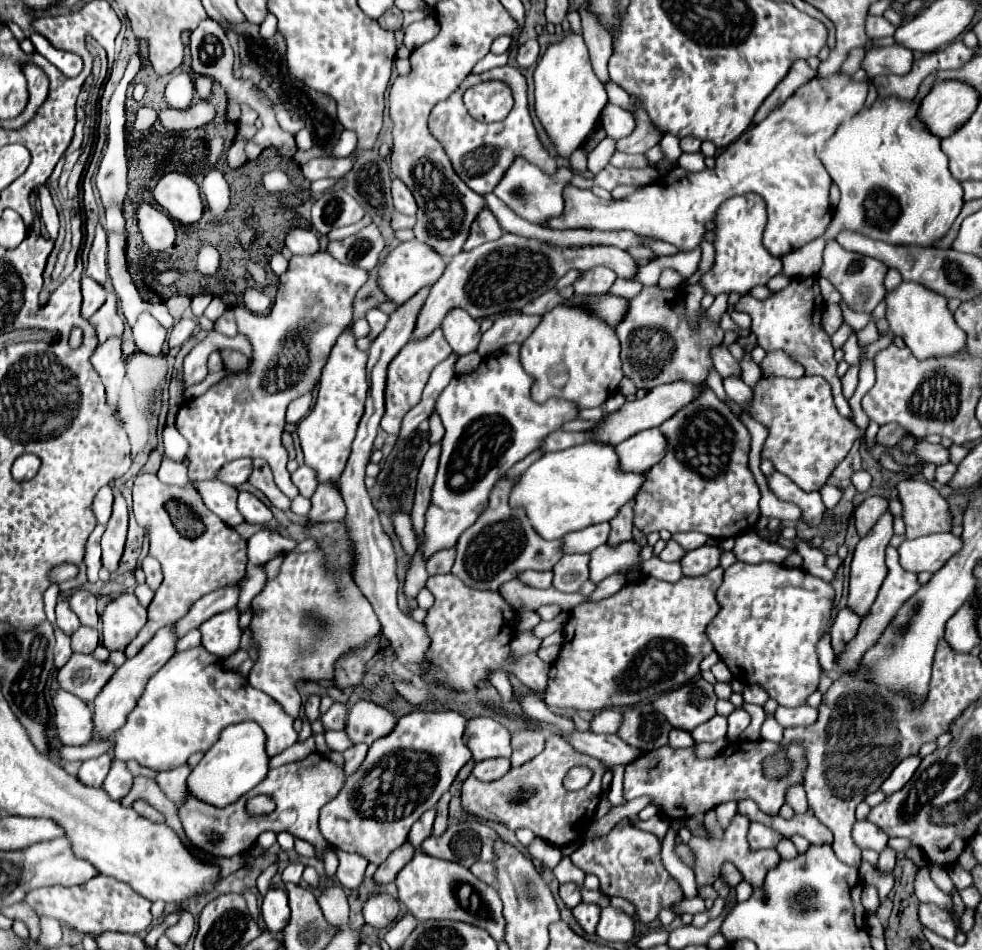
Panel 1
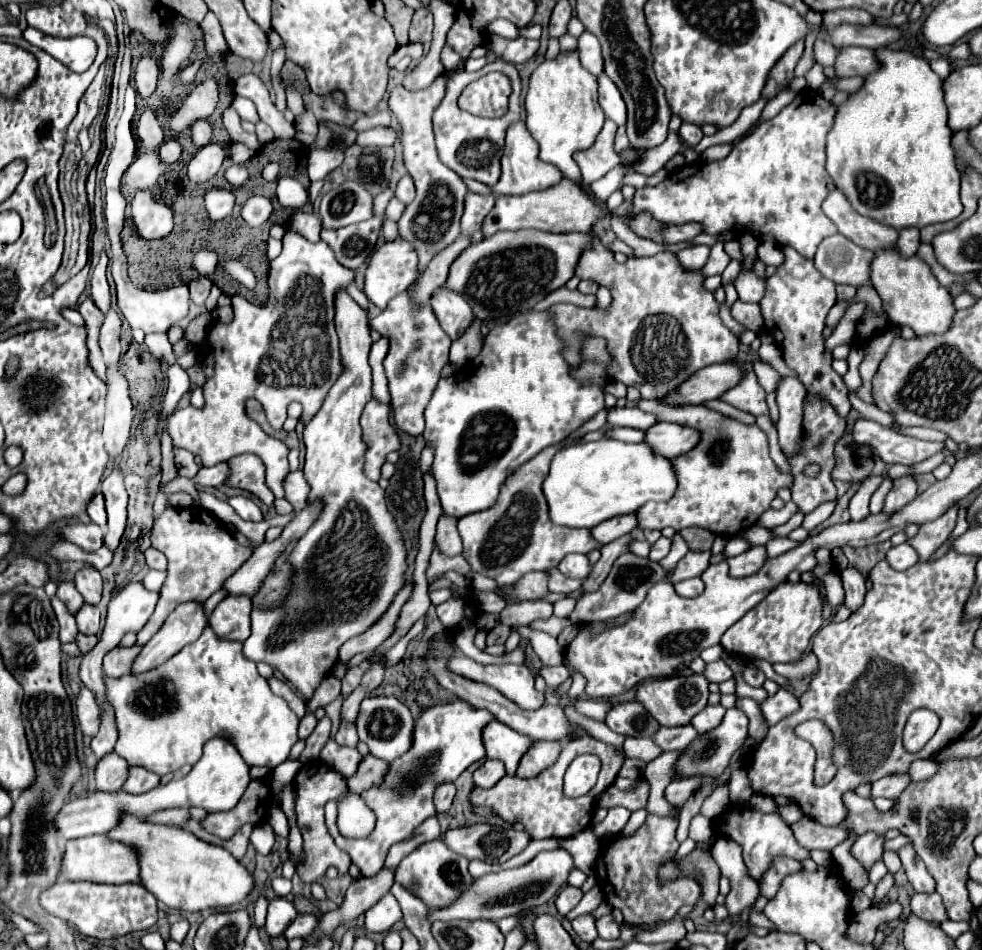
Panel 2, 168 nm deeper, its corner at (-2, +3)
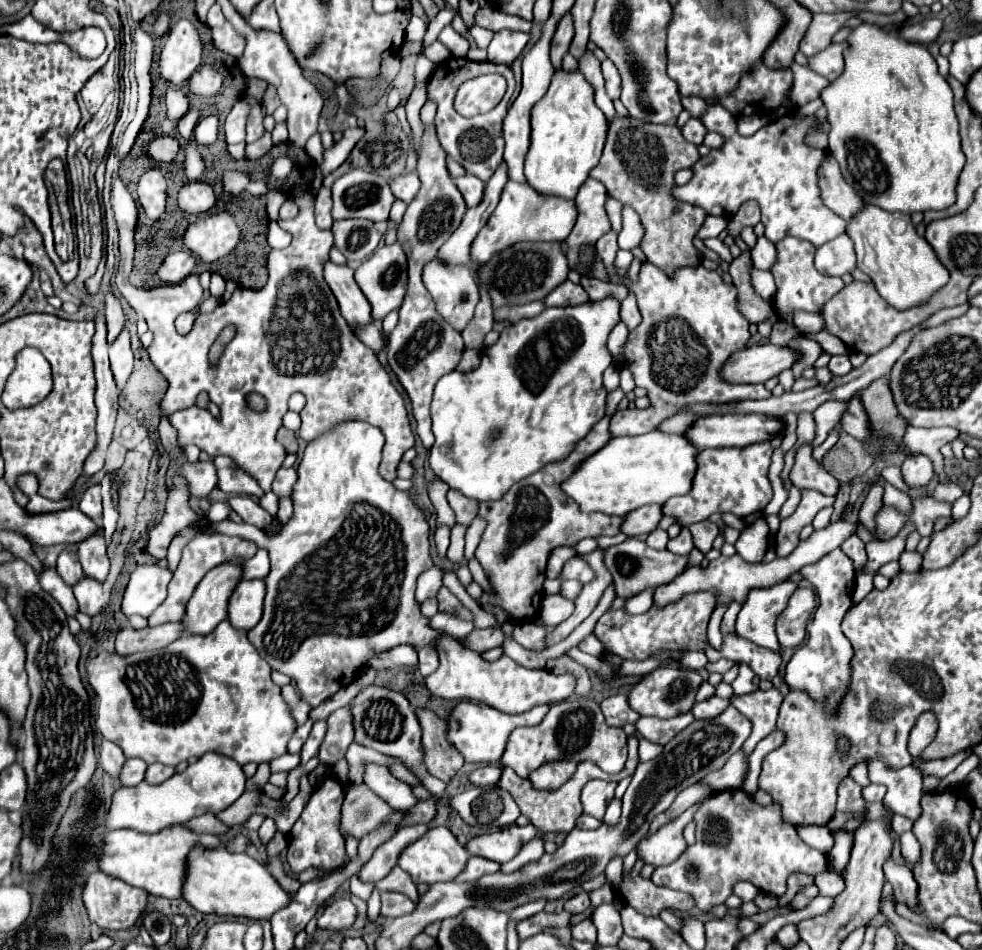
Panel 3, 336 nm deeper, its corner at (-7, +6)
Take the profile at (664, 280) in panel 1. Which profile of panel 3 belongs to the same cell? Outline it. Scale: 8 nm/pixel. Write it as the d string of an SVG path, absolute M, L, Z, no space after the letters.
M608 231L606 235L602 235L598 241L596 241L596 249L608 269L608 275L610 275L610 281L616 283L616 267L614 267L614 257L616 257L616 251L619 250L619 245L616 243L616 231Z

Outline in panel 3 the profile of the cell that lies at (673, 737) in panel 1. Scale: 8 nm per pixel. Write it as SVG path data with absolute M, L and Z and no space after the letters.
M680 713L680 717L658 719L658 717L640 717L636 721L636 731L652 743L668 743L678 731L688 727L694 721L692 713Z

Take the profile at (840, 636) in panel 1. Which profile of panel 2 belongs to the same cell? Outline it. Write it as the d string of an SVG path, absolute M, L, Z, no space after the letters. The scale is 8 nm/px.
M845 568L841 572L843 588L845 588L845 606L855 612L863 604L863 596L867 594L865 588L865 578L855 570L855 568Z

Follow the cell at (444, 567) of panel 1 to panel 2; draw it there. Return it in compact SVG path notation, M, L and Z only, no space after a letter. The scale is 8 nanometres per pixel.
M441 516L437 524L437 536L435 536L437 550L445 556L459 556L461 554L461 538L457 532L457 520L449 516Z

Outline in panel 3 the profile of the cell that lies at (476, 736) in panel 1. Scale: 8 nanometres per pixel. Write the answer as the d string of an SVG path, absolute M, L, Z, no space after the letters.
M572 697L552 703L548 715L540 725L516 729L502 755L502 765L514 769L520 777L528 779L532 771L548 761L592 761L606 773L618 773L626 763L626 733L620 727L606 725L600 705L590 697Z

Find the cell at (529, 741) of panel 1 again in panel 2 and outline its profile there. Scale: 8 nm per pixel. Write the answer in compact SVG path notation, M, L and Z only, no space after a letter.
M549 740L533 742L529 752L525 752L523 760L519 762L517 776L521 776L521 778L537 776L541 770L545 770L547 766L551 766L555 762L555 758L559 756L559 748L561 748L559 742L549 742Z

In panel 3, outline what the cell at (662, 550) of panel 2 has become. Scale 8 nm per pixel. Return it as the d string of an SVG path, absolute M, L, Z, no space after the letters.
M656 529L648 535L646 543L652 547L652 549L666 549L666 543L668 543L668 533L664 529Z

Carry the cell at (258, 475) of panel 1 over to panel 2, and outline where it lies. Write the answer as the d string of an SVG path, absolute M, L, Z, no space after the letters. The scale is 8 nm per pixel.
M255 454L235 456L233 460L229 460L229 468L231 468L231 476L229 476L229 482L227 482L229 486L249 490L249 492L253 492L255 496L259 496L259 500L261 500L263 504L273 506L275 496L273 496L273 492L267 488L263 462L261 462Z

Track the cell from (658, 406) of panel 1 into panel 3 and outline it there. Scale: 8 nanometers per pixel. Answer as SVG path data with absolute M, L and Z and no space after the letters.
M772 343L748 347L734 353L722 367L722 377L730 383L764 383L778 377L784 369L800 359L800 353L790 347L776 347Z

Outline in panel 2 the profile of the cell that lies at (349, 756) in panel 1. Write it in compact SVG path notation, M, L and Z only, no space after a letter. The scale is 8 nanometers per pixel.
M367 754L359 762L359 768L357 768L355 776L347 778L347 786L355 794L359 794L359 792L363 792L363 790L379 784L381 778L383 778L383 774L385 774L385 770L387 770L387 762L385 760L379 760L377 756Z

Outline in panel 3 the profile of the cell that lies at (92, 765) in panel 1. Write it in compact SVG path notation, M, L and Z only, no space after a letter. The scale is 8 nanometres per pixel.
M126 759L124 769L120 773L120 783L122 785L138 785L140 781L144 781L144 773L146 773L148 765L140 759Z

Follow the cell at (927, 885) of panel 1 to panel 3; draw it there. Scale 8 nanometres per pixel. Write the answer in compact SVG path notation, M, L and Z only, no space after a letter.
M912 831L900 835L900 845L902 845L902 855L904 855L910 863L916 863L918 857L920 857L920 845L918 845L918 841L916 841L916 837L914 837Z

